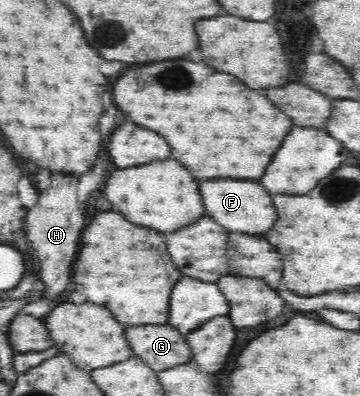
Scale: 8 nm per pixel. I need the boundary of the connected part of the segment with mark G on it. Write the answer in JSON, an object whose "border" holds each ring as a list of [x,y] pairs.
{"border":[[[168,323],[128,326],[128,328],[124,328],[123,336],[125,336],[127,346],[130,347],[134,356],[142,359],[156,373],[191,360],[191,350],[187,346],[183,334],[180,334]]]}

